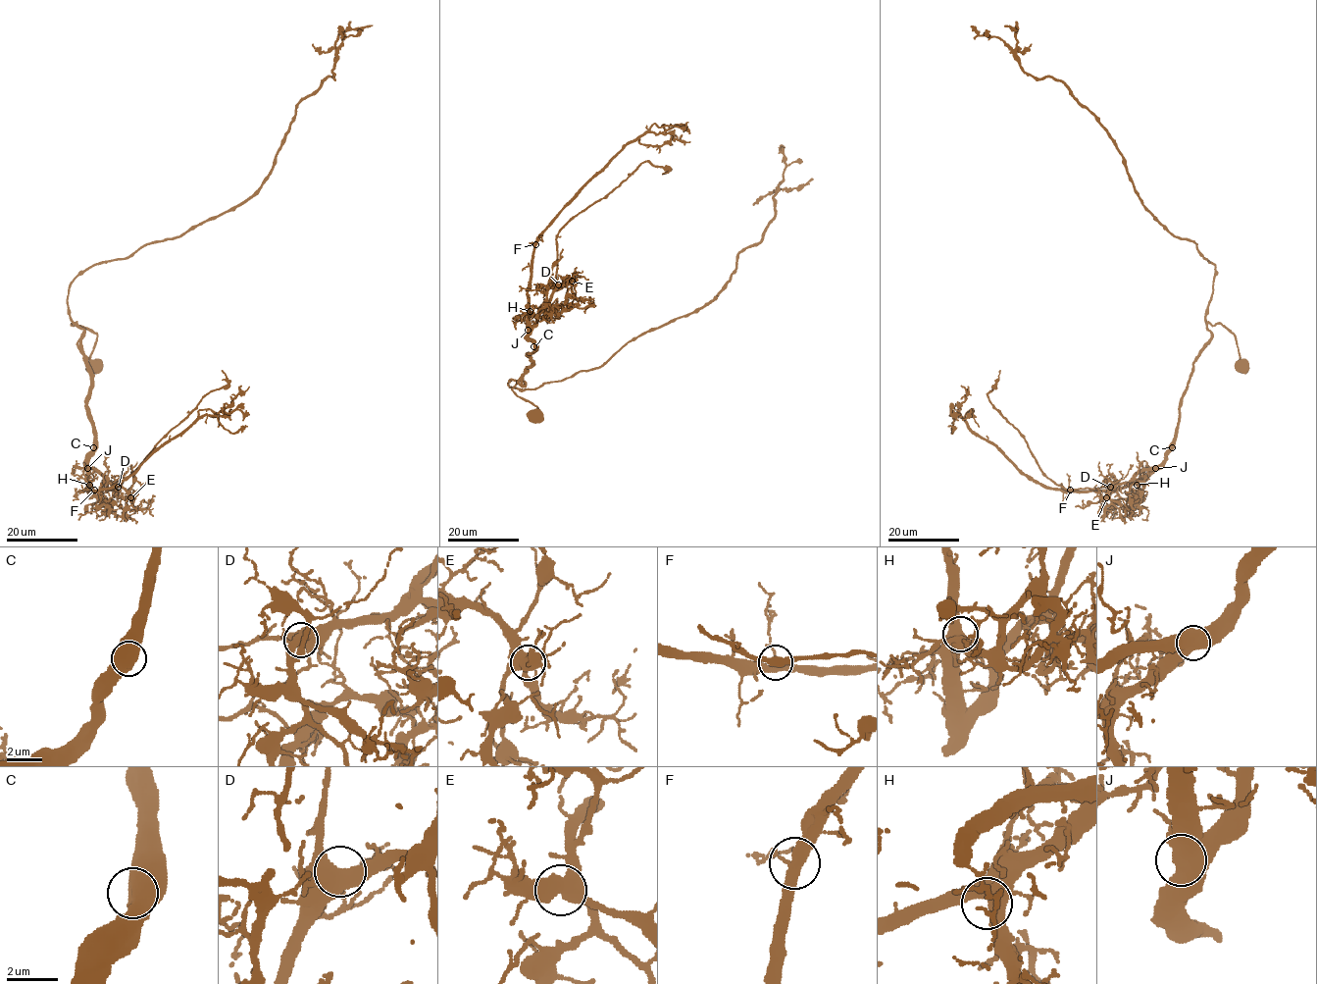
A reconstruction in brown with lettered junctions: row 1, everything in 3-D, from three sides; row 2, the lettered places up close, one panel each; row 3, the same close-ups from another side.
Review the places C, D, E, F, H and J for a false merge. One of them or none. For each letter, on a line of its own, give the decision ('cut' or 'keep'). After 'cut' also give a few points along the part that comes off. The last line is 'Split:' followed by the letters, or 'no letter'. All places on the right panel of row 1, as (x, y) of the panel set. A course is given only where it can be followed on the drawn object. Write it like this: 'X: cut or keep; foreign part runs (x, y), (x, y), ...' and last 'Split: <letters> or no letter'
C: keep
D: keep
E: keep
F: keep
H: keep
J: keep
Split: no letter

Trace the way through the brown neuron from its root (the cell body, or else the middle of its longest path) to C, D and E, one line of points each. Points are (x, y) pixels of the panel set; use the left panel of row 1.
C: (96, 365), (90, 355), (97, 336), (72, 324), (83, 330), (80, 352), (90, 379), (87, 406), (93, 446)
D: (96, 365), (97, 336), (72, 324), (83, 330), (90, 379), (87, 463), (118, 487)
E: (96, 365), (97, 336), (72, 324), (83, 330), (90, 379), (87, 463), (130, 497)

